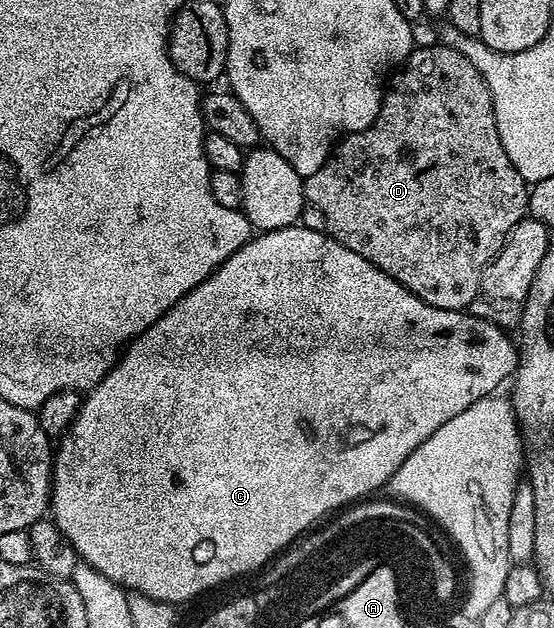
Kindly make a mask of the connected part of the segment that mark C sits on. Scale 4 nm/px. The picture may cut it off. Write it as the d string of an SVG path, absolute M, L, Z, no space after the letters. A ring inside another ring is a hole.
M296 224L256 233L240 250L233 252L233 256L229 256L229 260L225 260L219 265L204 282L197 284L197 288L189 291L176 306L169 308L169 312L165 312L165 316L156 320L144 334L138 334L132 342L127 343L125 349L120 353L119 361L115 363L115 367L96 386L92 386L90 390L86 391L85 397L80 401L79 411L73 424L67 433L58 439L57 449L53 454L50 509L53 511L55 526L67 537L68 544L78 552L80 559L86 565L97 568L102 574L109 576L109 580L113 580L128 592L144 594L158 602L180 604L179 602L187 602L190 598L205 593L206 590L214 591L221 584L221 580L228 580L229 576L242 571L242 569L247 570L263 564L282 542L287 542L287 538L291 538L297 531L303 530L303 526L311 523L311 518L319 518L319 514L323 514L323 510L331 510L340 504L345 504L347 500L356 499L367 488L380 486L384 480L392 478L401 468L401 464L405 464L405 460L410 454L421 444L425 444L425 440L429 440L429 436L433 436L433 432L437 432L437 428L441 428L441 424L445 424L447 420L453 420L453 416L457 416L457 412L465 412L465 408L477 404L477 400L492 397L498 391L495 389L514 375L519 366L516 339L514 337L511 339L507 335L510 333L504 327L491 321L490 318L480 316L478 313L476 313L477 315L471 313L462 310L433 308L433 304L425 304L425 300L421 300L413 292L409 292L409 288L405 288L397 280L393 280L393 276L389 276L385 272L381 272L381 268L369 264L369 260L365 260L365 256L357 256L357 252L349 252L349 248L345 248L326 232L311 231L309 228Z

